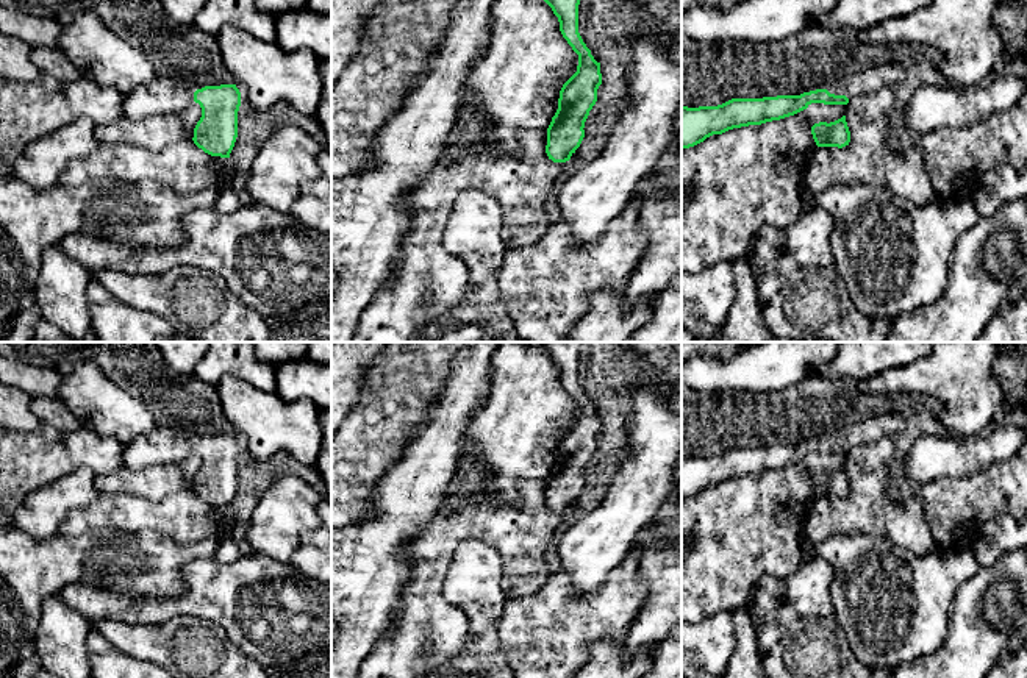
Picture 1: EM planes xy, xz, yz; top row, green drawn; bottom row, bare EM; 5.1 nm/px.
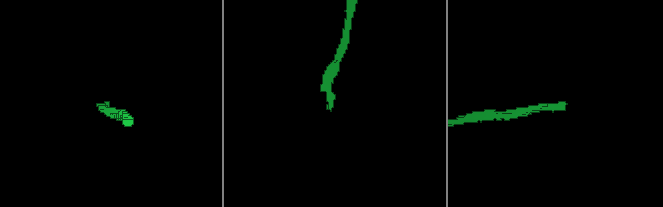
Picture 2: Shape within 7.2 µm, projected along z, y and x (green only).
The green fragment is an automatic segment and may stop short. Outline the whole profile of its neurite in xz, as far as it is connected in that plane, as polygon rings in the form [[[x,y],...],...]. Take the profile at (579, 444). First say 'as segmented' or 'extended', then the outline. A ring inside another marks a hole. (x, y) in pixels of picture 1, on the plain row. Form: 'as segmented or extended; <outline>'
as segmented; [[[531,342],[538,344],[553,361],[560,381],[578,405],[577,422],[563,434],[558,459],[547,478],[546,503],[553,512],[566,512],[585,487],[585,472],[597,451],[602,434],[600,412],[578,383],[578,355],[583,342]]]

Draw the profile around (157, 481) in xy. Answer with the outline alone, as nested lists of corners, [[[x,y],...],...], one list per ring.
[[[194,451],[181,461],[144,467],[141,470],[122,466],[108,475],[95,475],[94,484],[100,494],[164,498],[178,492],[191,492],[200,467],[202,458]]]

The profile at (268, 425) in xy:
[[[231,375],[222,378],[216,389],[224,414],[250,456],[267,461],[283,451],[302,464],[316,464],[324,434],[320,409],[313,401],[284,401]]]

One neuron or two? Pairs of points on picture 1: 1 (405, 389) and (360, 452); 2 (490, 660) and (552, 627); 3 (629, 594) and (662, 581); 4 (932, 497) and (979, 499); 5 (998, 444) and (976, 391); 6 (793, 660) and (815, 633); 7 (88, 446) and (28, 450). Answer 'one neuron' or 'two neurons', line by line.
1: one neuron
2: two neurons
3: two neurons
4: one neuron
5: two neurons
6: one neuron
7: one neuron

